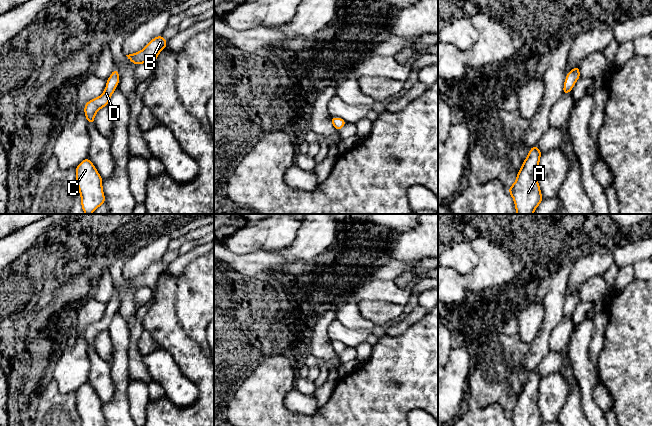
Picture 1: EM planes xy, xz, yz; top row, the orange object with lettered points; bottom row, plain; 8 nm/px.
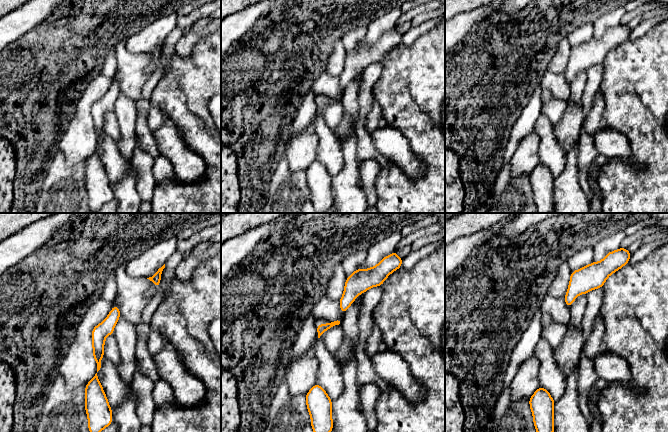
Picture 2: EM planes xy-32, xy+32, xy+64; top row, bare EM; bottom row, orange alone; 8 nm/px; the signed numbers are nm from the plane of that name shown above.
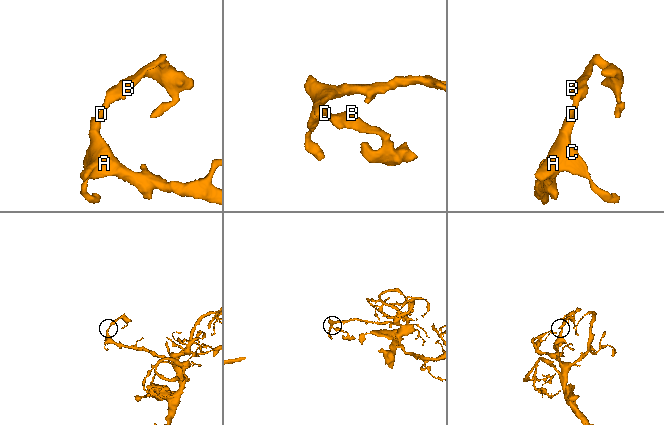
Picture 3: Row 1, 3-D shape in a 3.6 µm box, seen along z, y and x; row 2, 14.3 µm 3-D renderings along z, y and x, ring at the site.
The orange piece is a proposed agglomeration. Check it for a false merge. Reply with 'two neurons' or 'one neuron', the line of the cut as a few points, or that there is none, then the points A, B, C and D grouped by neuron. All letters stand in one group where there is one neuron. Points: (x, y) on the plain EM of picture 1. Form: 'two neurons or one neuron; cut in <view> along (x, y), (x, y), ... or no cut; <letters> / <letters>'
one neuron; no cut; A B C D

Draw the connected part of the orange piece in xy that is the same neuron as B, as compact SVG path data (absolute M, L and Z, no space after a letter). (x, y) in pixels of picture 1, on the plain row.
M162 259L153 262L143 274L136 276L134 278L126 279L128 283L139 289L141 287L149 287L153 289L160 277L160 275L167 271L167 266Z

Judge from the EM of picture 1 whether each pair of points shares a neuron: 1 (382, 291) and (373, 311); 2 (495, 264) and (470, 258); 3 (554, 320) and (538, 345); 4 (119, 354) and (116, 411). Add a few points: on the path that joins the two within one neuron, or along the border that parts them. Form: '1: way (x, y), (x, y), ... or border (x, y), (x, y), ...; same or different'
1: border (357, 303), (363, 300), (383, 300), (401, 305); different
2: border (470, 242), (478, 262), (466, 275); different
3: way (548, 326), (542, 339); same
4: way (120, 368), (120, 397); same

